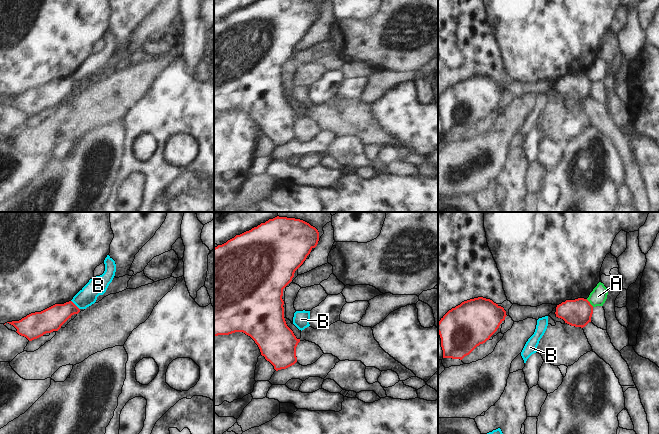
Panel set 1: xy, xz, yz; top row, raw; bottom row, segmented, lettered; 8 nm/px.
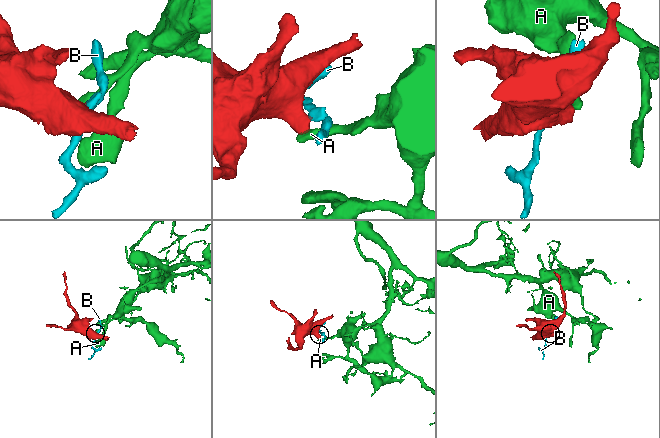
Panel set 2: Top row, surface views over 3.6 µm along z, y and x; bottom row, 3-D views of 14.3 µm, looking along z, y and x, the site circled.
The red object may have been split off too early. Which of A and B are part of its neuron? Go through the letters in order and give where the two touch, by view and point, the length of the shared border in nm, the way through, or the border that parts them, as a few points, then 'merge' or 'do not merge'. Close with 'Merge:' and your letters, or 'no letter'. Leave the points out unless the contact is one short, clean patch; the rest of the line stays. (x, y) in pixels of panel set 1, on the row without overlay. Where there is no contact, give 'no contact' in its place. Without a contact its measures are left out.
A: contact yz (589, 79); length 90 nm; border yz (586, 75), (593, 82); do not merge
B: contact xy (75, 81); length 100 nm; border xy (71, 76), (79, 85); do not merge
Merge: no letter

